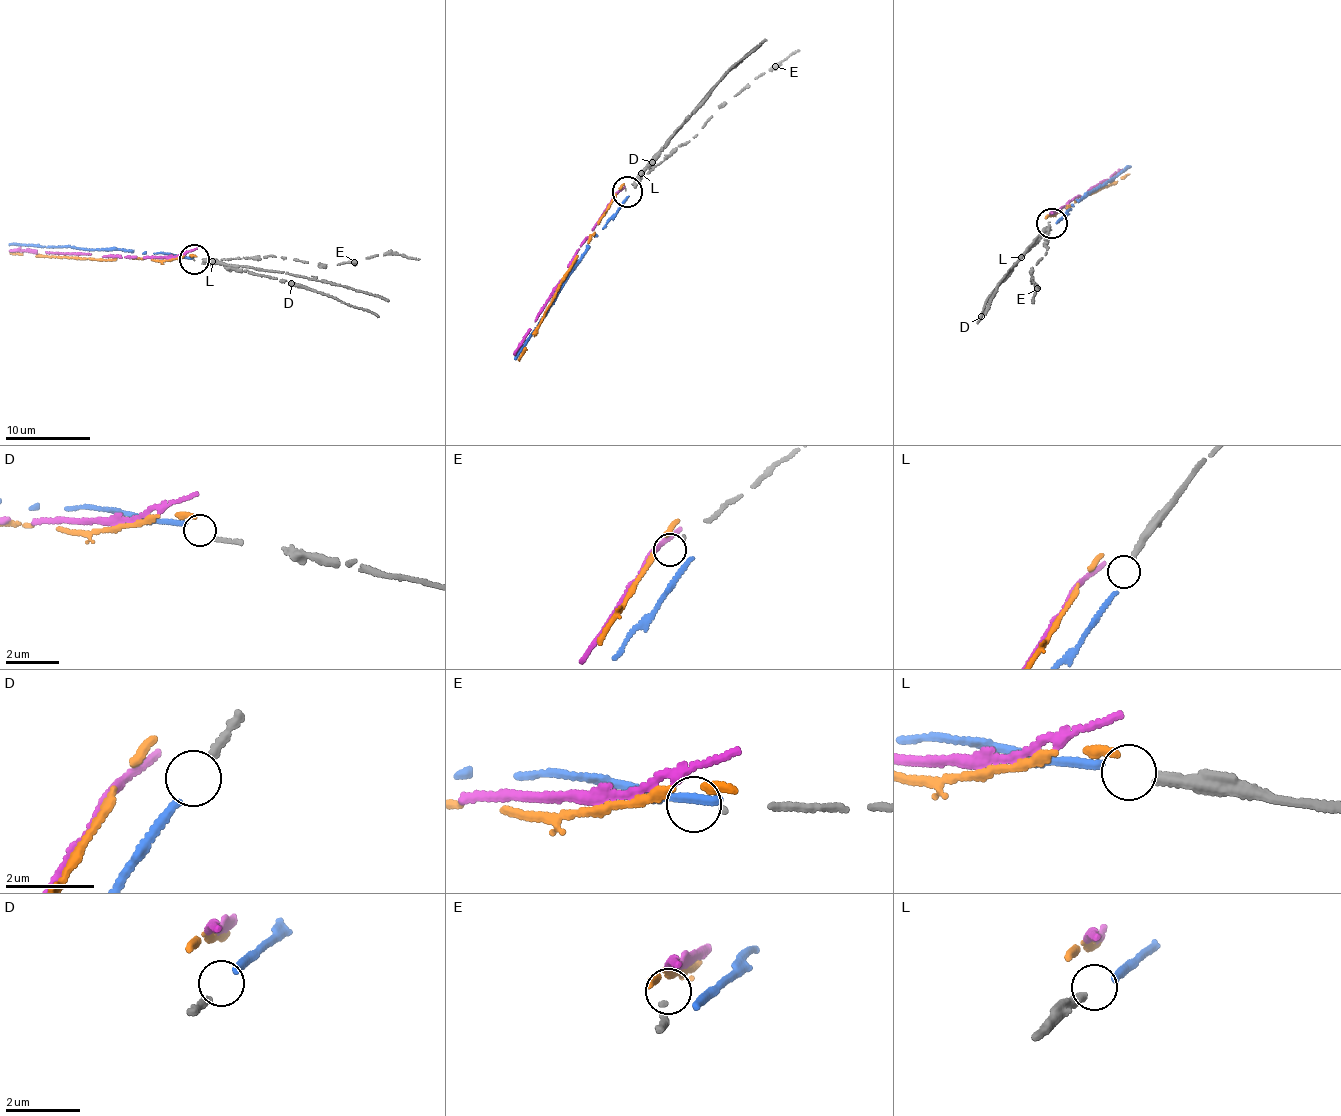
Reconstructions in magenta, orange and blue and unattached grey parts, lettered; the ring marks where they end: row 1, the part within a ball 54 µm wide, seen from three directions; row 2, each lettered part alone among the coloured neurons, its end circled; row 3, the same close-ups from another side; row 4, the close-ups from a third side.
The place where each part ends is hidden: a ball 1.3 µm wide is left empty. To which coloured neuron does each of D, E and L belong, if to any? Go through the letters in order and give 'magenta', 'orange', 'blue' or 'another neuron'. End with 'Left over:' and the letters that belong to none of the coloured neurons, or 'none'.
D: another neuron
E: another neuron
L: another neuron
Left over: D, E, L

